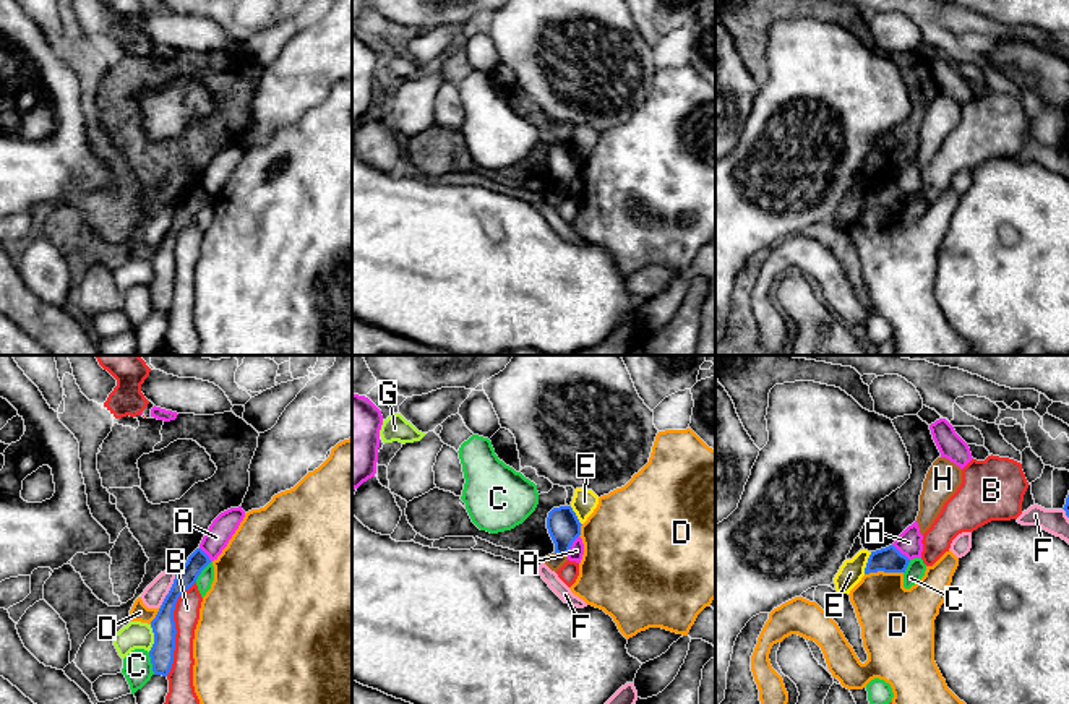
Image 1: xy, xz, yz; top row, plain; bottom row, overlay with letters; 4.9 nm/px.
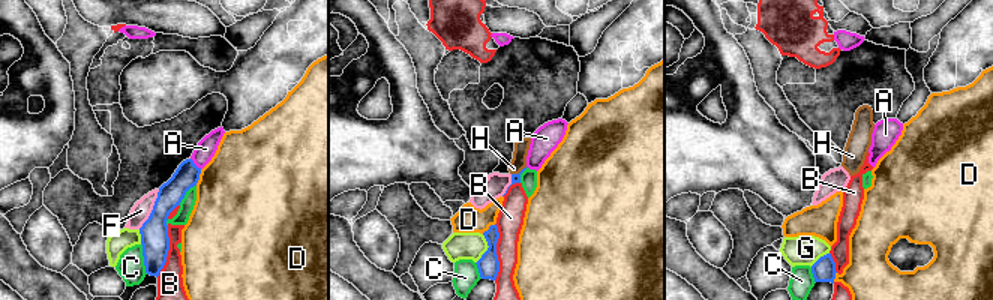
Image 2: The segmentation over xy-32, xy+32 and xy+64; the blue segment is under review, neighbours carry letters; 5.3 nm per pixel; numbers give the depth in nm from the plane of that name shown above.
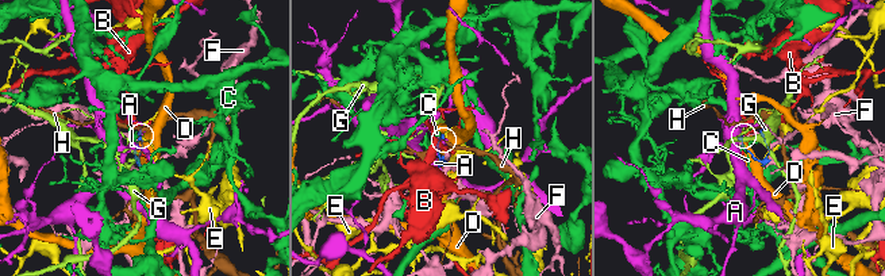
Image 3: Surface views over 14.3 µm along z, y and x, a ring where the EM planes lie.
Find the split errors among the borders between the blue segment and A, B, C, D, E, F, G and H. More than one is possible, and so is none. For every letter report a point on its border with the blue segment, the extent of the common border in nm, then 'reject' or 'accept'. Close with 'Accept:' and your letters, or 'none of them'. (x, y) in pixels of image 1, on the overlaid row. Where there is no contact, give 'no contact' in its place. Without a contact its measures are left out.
A: xz (571, 544) | 120 nm | reject
B: xy (174, 628) | 500 nm | reject
C: xy (151, 662) | 120 nm | reject
D: yz (883, 570) | 190 nm | reject
E: yz (867, 563) | 120 nm | reject
F: xy (171, 589) | 200 nm | reject
G: xy (154, 638) | 140 nm | reject
H: xz (560, 553) | 60 nm | reject
Accept: none of them

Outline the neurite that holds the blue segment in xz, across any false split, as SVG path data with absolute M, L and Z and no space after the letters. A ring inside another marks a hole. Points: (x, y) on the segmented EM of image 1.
M571 506L553 508L547 517L547 529L555 543L555 553L568 555L573 542L581 535L581 522Z

